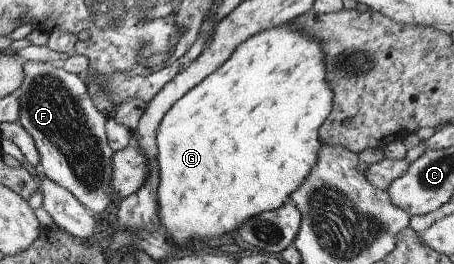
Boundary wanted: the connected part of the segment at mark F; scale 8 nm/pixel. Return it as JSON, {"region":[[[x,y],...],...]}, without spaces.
{"region":[[[23,60],[24,79],[20,86],[20,124],[33,137],[40,154],[40,164],[44,173],[54,183],[69,189],[77,200],[93,214],[101,214],[111,202],[110,182],[112,177],[112,156],[106,135],[106,115],[99,112],[81,75],[67,72],[61,65],[49,61]]]}

